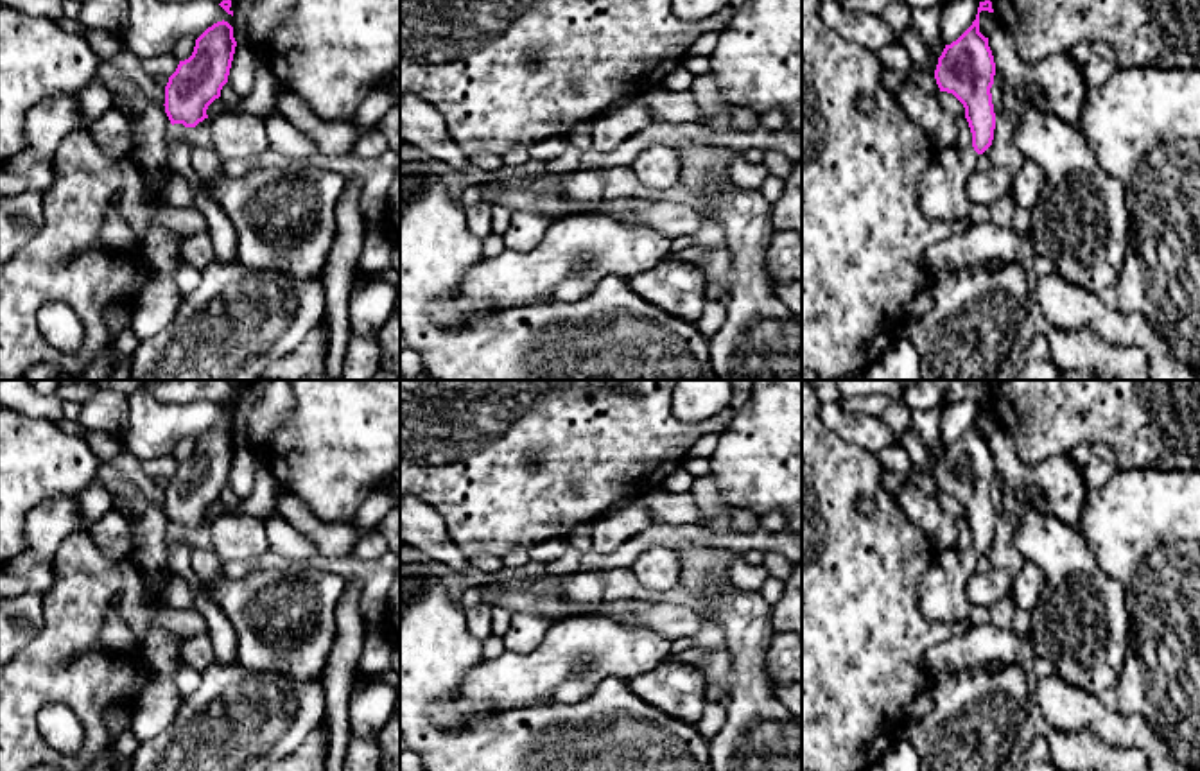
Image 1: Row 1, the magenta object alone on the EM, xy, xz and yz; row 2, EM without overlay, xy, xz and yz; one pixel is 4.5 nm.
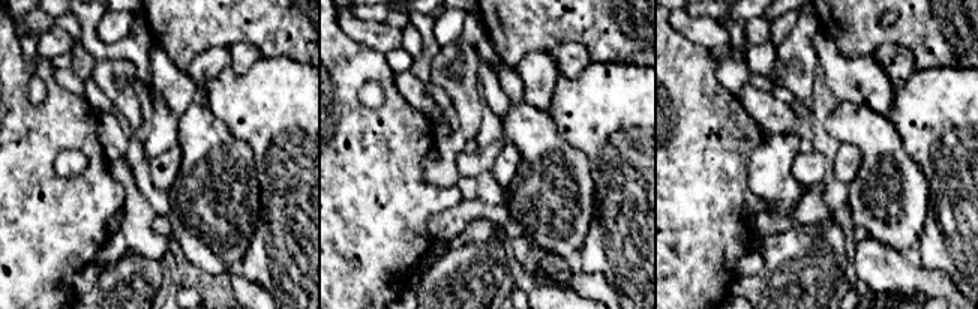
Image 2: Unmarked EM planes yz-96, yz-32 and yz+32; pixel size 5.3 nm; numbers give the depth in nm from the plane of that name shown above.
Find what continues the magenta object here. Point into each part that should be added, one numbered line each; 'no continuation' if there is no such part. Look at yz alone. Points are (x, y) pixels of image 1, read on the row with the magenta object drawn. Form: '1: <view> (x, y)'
1: yz (942, 189)

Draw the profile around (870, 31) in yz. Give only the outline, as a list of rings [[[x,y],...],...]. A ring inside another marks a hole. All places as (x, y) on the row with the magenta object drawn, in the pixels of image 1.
[[[839,0],[822,2],[820,11],[832,30],[872,52],[897,43],[895,30],[877,14],[845,11]]]

